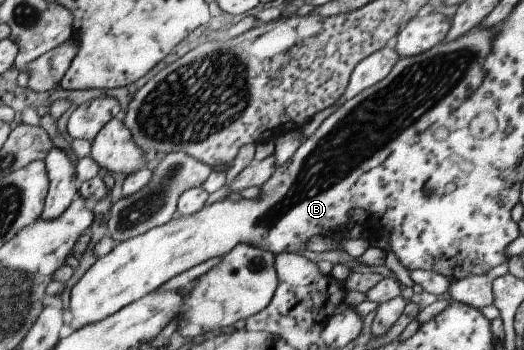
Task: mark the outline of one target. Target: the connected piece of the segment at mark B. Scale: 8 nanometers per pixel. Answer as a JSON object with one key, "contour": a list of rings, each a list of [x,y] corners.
{"contour":[[[499,26],[490,29],[475,28],[451,42],[442,42],[428,51],[411,58],[399,58],[384,79],[361,91],[343,103],[327,117],[317,130],[297,147],[294,155],[282,167],[275,168],[268,181],[259,188],[259,200],[241,199],[238,203],[224,198],[189,216],[171,219],[160,227],[142,235],[120,242],[104,257],[97,259],[83,277],[71,289],[65,322],[72,332],[81,327],[98,323],[114,315],[124,306],[130,305],[145,295],[157,290],[172,277],[213,259],[225,256],[235,245],[257,246],[273,255],[298,253],[313,235],[325,235],[329,231],[340,231],[341,227],[353,225],[347,216],[350,205],[350,188],[363,173],[379,166],[395,149],[413,144],[421,133],[438,120],[445,119],[481,84],[484,77],[484,62],[490,53],[491,41]]]}

